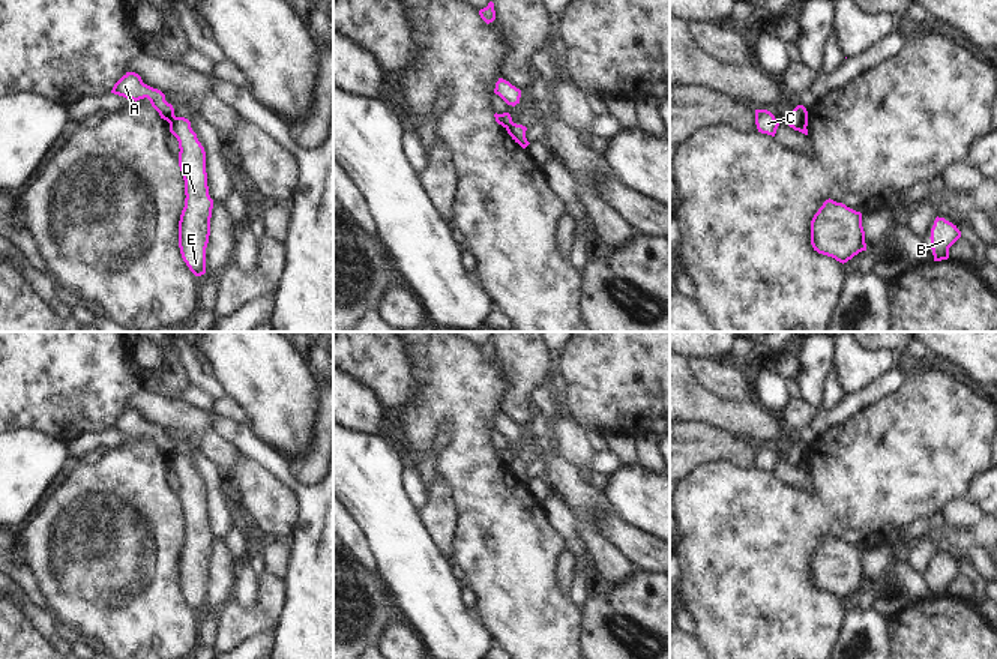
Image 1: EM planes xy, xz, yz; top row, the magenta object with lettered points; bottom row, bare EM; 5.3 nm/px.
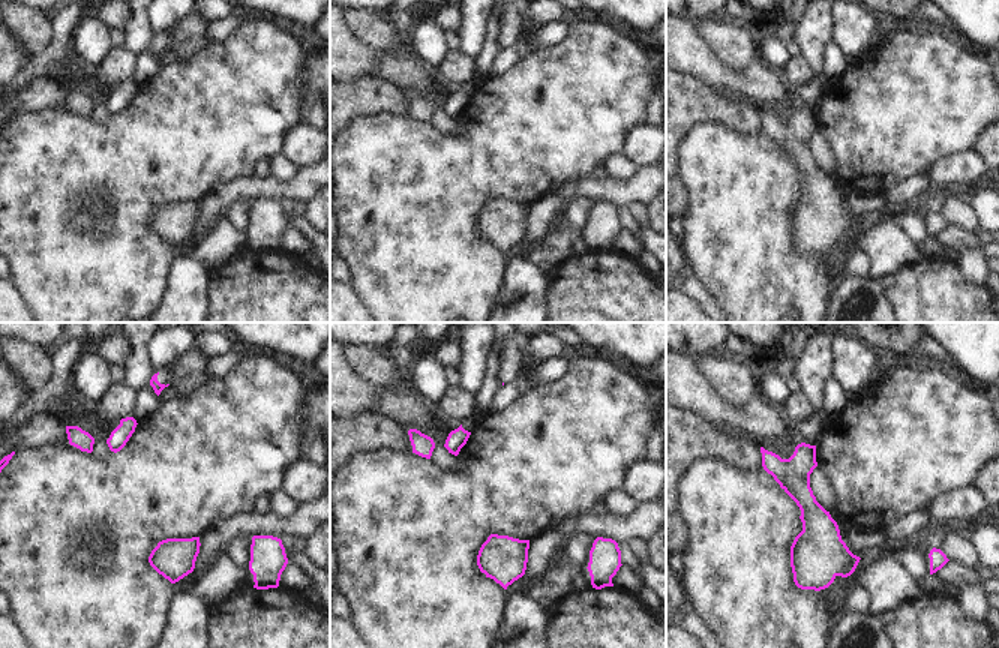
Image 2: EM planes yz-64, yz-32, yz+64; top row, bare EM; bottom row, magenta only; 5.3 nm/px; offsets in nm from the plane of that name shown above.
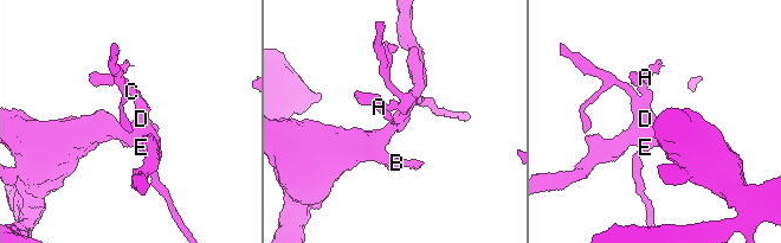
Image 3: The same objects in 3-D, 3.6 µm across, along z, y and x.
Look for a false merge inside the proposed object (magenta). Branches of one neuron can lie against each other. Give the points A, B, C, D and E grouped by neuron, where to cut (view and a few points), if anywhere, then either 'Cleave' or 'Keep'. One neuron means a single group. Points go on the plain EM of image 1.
Groups: A / B C D E. Split along xy (174, 452), (170, 461). Cleave

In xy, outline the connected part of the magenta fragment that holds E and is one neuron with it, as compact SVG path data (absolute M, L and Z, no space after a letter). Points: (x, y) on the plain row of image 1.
M176 453L170 468L179 477L179 503L185 516L185 543L179 557L179 584L195 612L206 609L213 536L209 531L206 488L185 453Z

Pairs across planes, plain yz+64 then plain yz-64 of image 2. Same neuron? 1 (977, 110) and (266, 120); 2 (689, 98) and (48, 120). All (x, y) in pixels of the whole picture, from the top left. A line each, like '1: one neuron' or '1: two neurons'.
1: one neuron
2: two neurons

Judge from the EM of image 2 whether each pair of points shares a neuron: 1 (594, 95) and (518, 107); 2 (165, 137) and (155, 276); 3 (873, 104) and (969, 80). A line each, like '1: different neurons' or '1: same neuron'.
1: same neuron
2: same neuron
3: same neuron

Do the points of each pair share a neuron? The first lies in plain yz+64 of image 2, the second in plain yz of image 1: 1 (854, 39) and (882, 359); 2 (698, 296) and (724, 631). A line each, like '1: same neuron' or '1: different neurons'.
1: same neuron
2: different neurons

